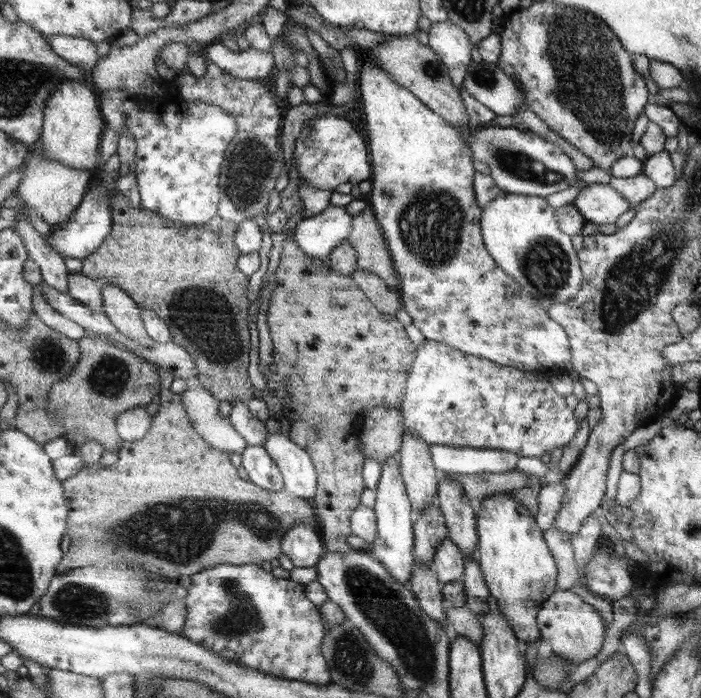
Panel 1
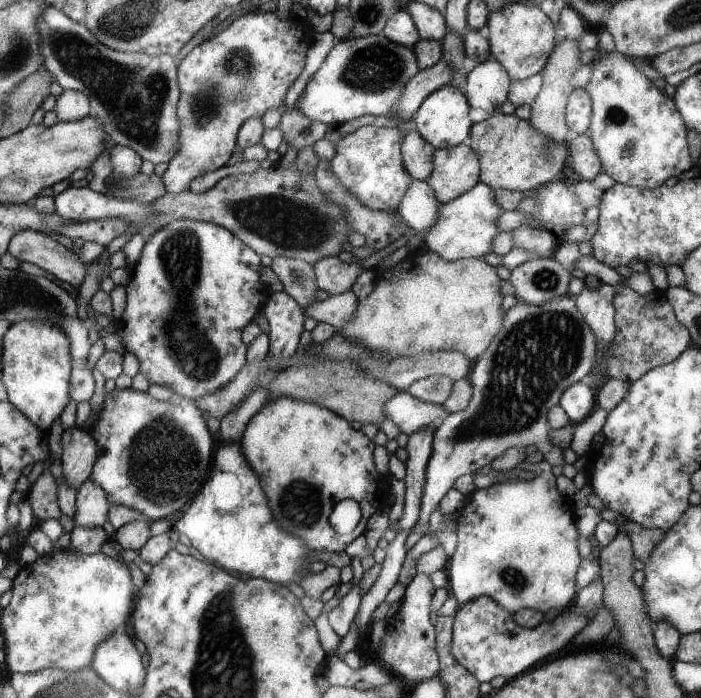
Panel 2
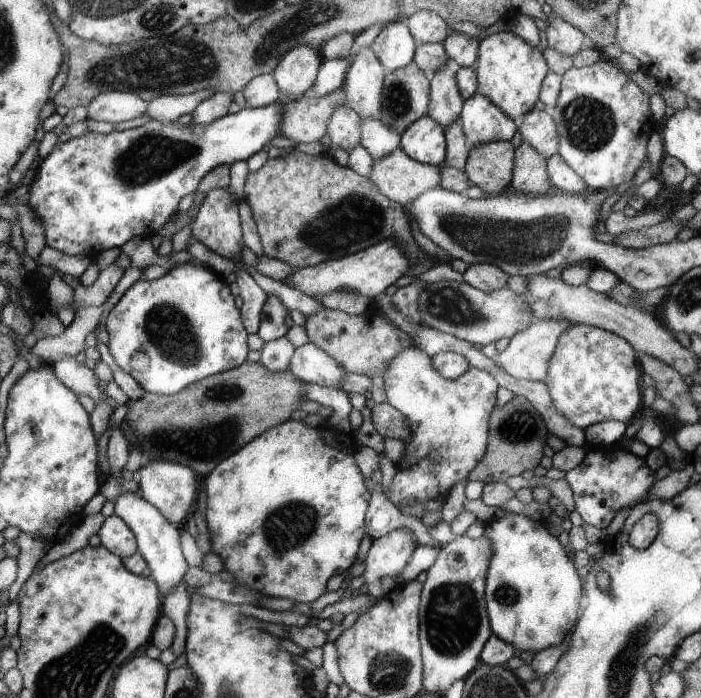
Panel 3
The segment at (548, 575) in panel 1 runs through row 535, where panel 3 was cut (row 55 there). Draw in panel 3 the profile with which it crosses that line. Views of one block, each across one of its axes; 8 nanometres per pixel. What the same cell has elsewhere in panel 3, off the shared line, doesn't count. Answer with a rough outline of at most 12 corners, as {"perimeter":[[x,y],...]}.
{"perimeter":[[508,29],[480,41],[477,92],[532,111],[548,66]]}

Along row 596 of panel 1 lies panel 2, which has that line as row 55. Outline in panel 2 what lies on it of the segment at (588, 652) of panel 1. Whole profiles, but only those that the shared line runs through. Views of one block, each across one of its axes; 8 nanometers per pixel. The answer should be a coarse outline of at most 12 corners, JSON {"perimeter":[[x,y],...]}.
{"perimeter":[[558,40],[533,103],[534,130],[568,142],[570,94],[577,90],[580,41]]}

